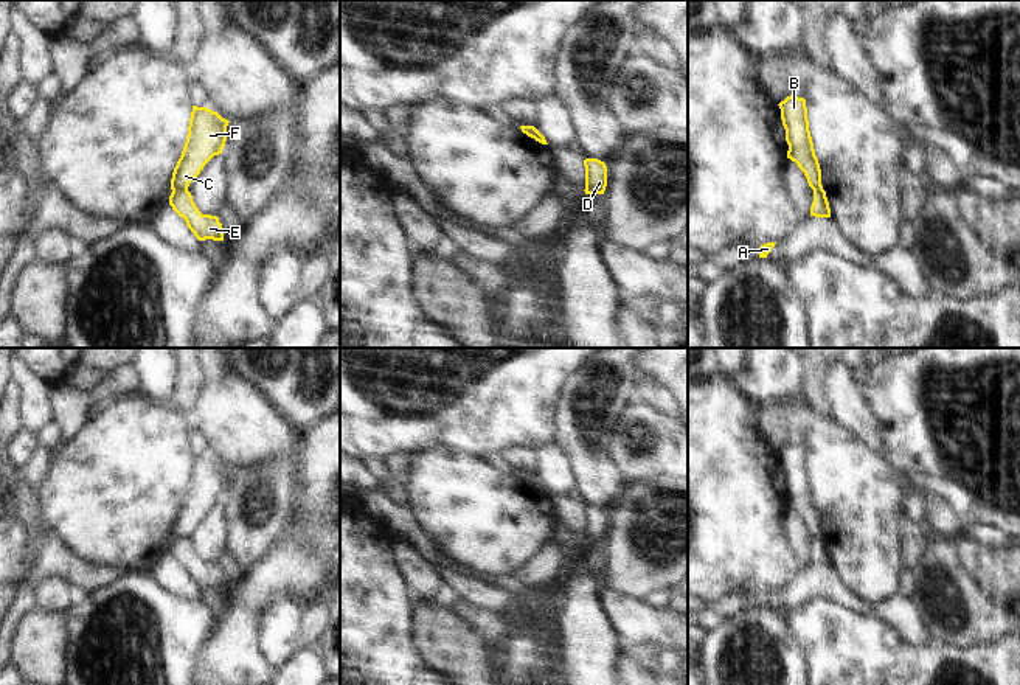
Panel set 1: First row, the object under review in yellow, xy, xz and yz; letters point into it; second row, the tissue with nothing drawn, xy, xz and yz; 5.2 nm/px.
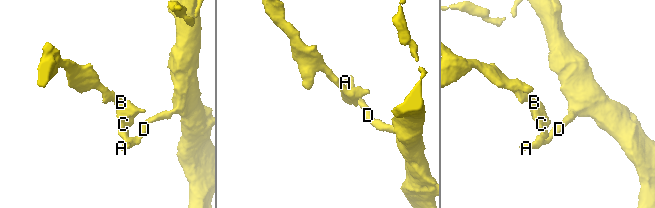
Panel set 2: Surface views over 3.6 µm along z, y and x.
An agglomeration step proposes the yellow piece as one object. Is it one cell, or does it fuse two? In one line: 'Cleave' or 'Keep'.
Cleave.

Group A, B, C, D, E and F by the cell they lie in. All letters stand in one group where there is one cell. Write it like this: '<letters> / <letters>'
A D E / B C F

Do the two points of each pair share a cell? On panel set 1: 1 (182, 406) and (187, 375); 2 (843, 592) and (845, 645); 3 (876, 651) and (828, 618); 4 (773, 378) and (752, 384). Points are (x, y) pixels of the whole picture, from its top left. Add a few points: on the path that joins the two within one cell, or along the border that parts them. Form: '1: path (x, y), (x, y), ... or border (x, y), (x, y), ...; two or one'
1: path (182, 398), (187, 382); one
2: border (808, 601), (834, 600), (856, 611), (871, 614); two
3: path (863, 651), (840, 631); one
4: path (769, 378), (756, 381); one

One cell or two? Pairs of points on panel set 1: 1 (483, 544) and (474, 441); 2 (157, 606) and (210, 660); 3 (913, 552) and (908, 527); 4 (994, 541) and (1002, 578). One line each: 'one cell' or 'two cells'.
1: two cells
2: two cells
3: one cell
4: two cells

